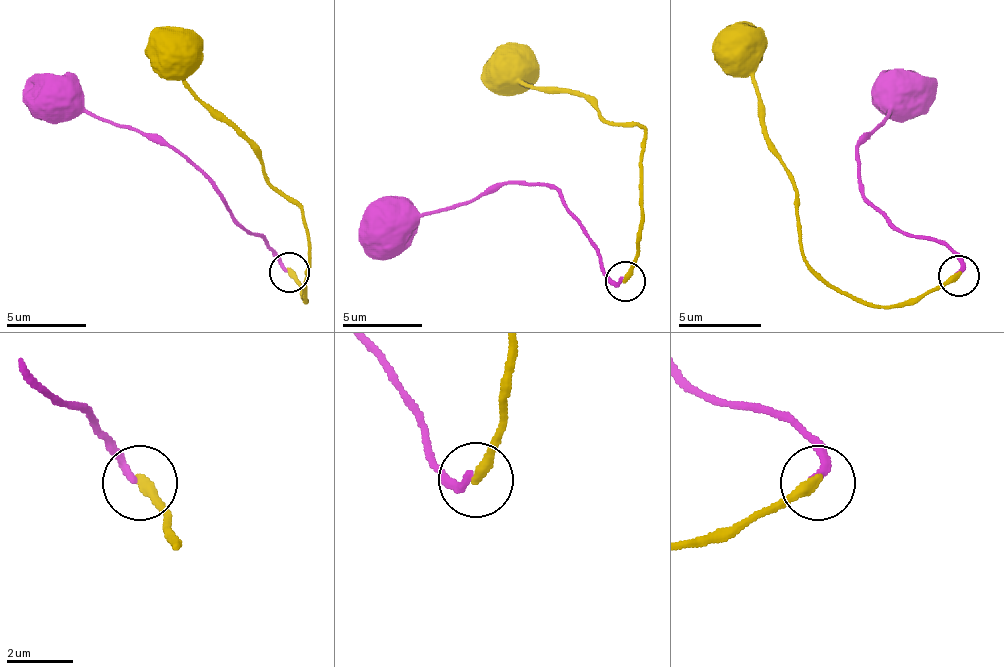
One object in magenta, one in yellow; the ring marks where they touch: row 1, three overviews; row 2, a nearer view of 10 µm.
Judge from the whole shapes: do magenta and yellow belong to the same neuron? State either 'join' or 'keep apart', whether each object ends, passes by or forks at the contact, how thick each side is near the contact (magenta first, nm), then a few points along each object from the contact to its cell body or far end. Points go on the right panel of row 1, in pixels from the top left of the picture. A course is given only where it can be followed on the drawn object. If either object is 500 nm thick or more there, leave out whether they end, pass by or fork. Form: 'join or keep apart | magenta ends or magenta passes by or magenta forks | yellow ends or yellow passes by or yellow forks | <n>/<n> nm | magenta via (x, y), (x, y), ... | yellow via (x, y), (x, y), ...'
keep apart | magenta ends | yellow ends | 220/360 nm | magenta via (958, 274), (962, 262), (949, 249), (908, 237), (858, 179), (858, 146), (879, 125), (887, 100), (895, 100) | yellow via (958, 274), (912, 299), (866, 307), (804, 258), (796, 187), (767, 138), (755, 67), (742, 55), (738, 22)

